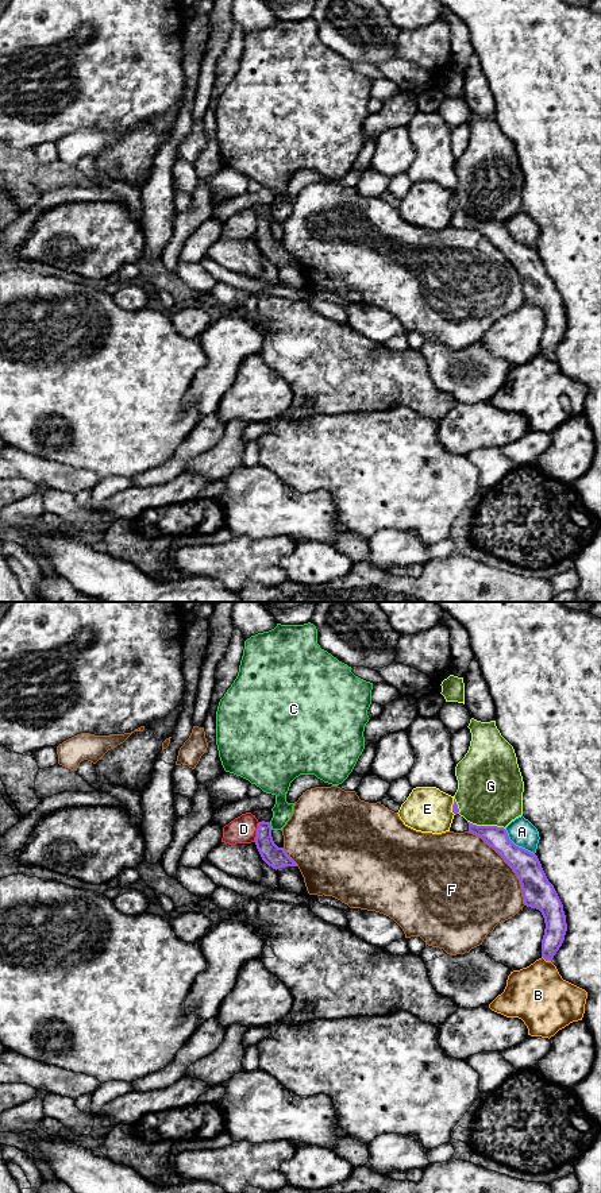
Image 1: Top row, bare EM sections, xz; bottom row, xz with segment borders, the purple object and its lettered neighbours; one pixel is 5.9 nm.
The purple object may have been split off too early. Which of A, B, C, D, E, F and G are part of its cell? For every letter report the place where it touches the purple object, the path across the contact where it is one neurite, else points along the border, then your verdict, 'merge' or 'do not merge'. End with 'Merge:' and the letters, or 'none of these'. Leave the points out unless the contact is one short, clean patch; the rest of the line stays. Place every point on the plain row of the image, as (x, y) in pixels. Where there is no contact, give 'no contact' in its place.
A: contact xz (517, 242); do not merge
B: contact xz (546, 355); do not merge
C: contact xz (270, 222); do not merge
D: contact xz (257, 227); border xz (259, 217), (254, 236); do not merge
E: contact xz (453, 203); do not merge
F: contact xz (508, 259); do not merge
G: contact xz (486, 222); do not merge
Merge: none of these

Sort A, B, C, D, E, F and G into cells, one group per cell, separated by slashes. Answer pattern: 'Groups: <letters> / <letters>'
Groups: A / B / C / D / E / F / G

